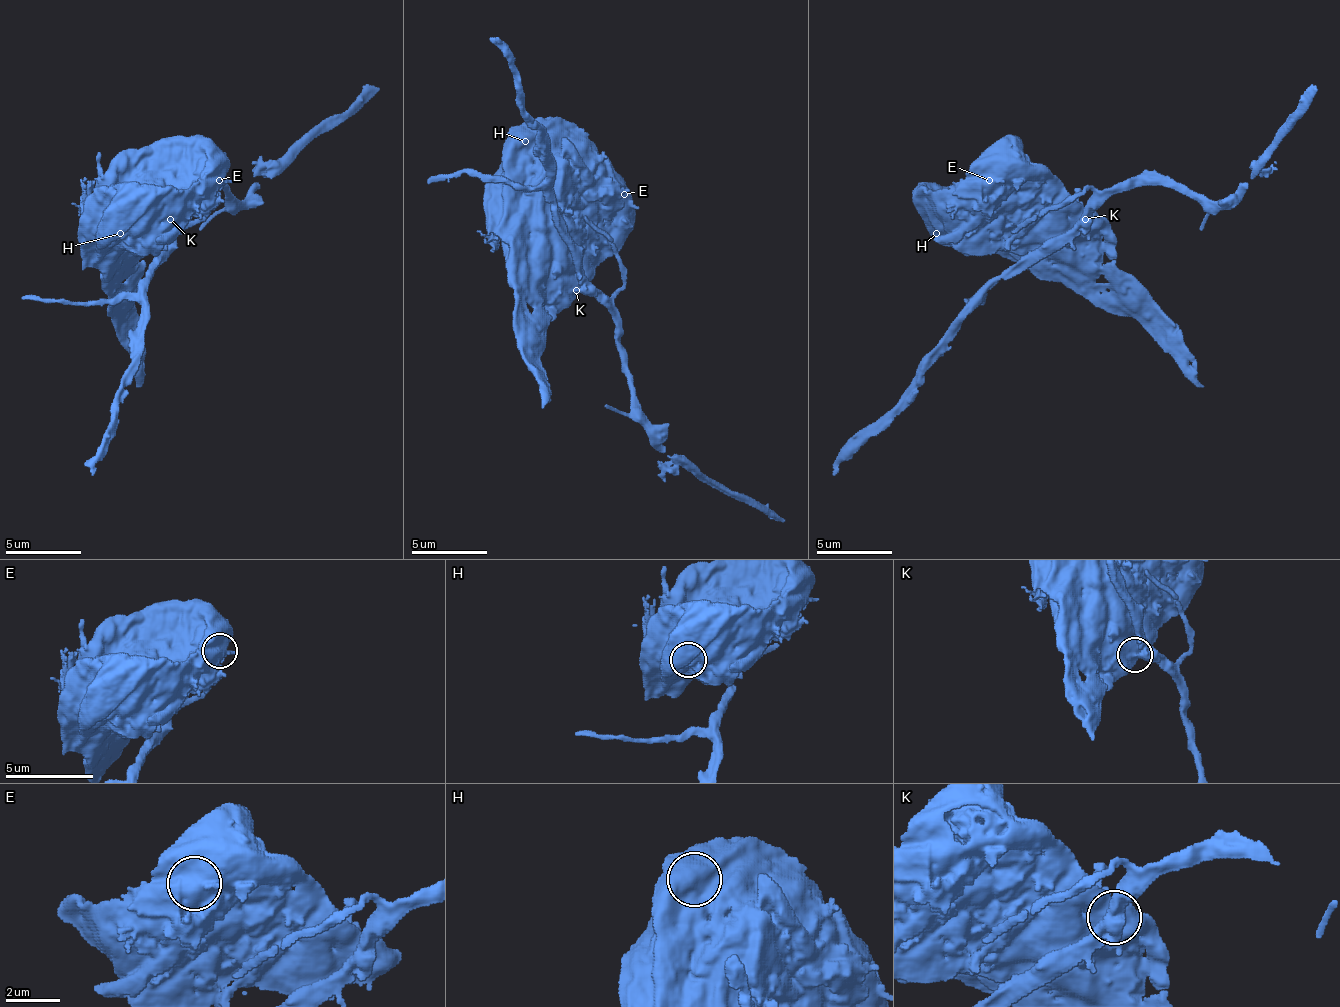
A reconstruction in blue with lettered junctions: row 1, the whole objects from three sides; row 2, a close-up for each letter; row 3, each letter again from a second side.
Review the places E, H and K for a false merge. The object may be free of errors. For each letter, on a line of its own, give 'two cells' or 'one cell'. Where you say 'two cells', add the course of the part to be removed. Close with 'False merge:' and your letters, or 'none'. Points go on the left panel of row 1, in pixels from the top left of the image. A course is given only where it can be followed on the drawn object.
E: one cell
H: one cell
K: two cells; course (169, 218), (184, 218), (215, 183), (241, 202), (260, 176), (279, 172), (314, 138), (348, 119), (378, 88)
False merge: K

